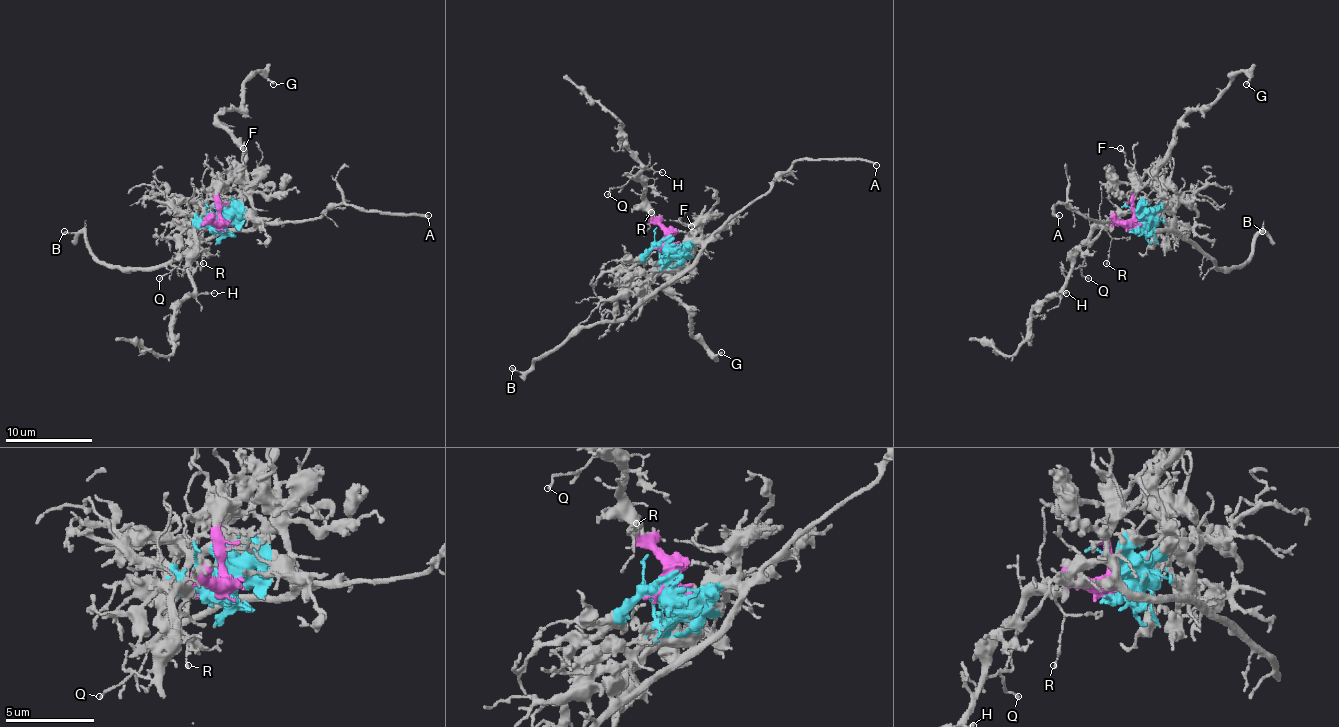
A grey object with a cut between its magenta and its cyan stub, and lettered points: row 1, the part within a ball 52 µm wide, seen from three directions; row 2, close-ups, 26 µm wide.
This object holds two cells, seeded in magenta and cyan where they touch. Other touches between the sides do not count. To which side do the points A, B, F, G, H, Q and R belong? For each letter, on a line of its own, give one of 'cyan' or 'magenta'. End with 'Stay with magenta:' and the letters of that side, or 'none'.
A: cyan
B: cyan
F: cyan
G: magenta
H: magenta
Q: magenta
R: magenta
Stay with magenta: G, H, Q, R

